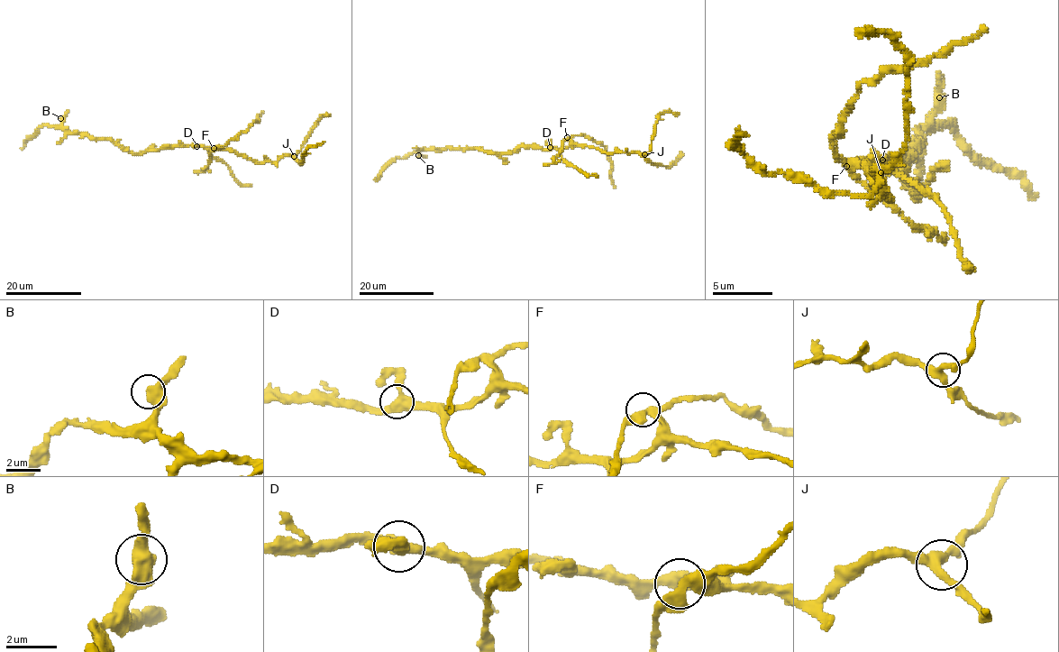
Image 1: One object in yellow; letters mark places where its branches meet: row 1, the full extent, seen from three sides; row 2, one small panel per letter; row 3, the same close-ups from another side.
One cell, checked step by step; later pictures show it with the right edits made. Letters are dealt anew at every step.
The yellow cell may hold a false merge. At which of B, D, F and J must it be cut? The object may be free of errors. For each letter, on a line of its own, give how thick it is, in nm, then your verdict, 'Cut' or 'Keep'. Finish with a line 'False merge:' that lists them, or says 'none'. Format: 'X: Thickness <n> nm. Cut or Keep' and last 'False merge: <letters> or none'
B: Thickness 440 nm. Keep
D: Thickness 400 nm. Keep
F: Thickness 280 nm. Keep
J: Thickness 380 nm. Keep
False merge: none

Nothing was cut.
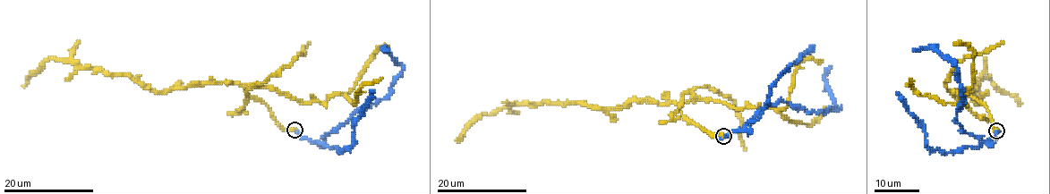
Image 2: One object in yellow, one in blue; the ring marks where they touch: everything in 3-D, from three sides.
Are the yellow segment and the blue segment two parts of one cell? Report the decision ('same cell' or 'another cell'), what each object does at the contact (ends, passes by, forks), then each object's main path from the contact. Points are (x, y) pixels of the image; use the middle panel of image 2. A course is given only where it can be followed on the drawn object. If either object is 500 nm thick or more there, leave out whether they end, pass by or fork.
another cell; yellow runs (722, 137), (689, 122), (677, 105), (626, 101), (614, 108), (580, 103), (500, 107), (482, 115), (456, 140); blue runs (724, 137), (743, 129), (763, 108), (781, 101), (808, 113), (837, 111), (840, 109), (824, 74), (832, 66)

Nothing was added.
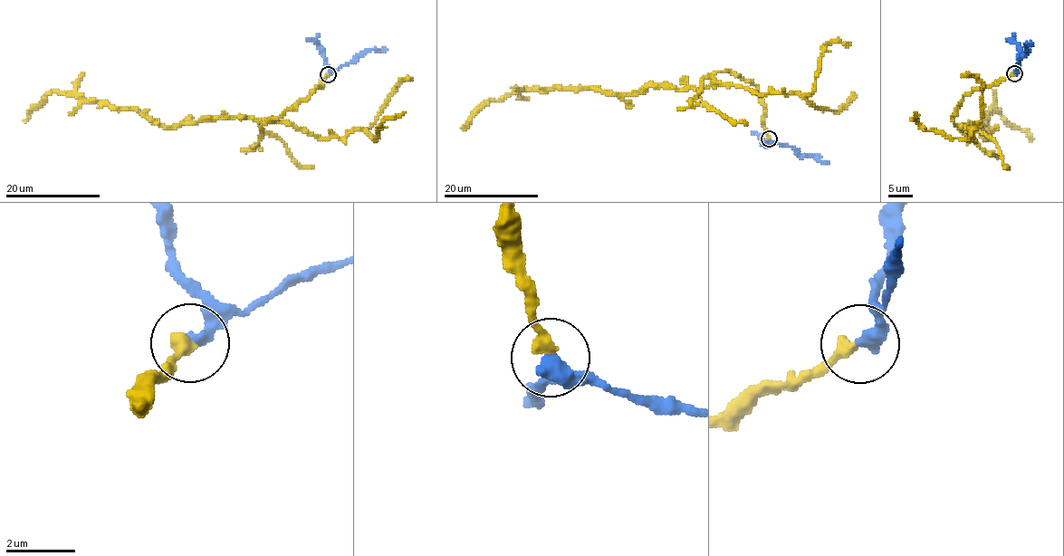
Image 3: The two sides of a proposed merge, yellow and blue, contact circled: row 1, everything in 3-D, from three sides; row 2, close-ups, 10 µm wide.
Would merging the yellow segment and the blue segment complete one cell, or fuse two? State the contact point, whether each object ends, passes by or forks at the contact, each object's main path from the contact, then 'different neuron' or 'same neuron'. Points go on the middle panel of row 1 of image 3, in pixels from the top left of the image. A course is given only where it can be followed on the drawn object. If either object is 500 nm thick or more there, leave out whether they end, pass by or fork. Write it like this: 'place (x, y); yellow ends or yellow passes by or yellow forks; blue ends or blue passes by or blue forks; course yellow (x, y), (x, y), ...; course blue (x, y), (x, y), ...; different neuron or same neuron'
place (769, 138); yellow ends; blue ends; course yellow (769, 138), (756, 87), (721, 71), (705, 88), (512, 91), (489, 101), (462, 129); course blue (769, 138), (790, 146), (800, 156), (812, 156), (828, 162); same neuron

